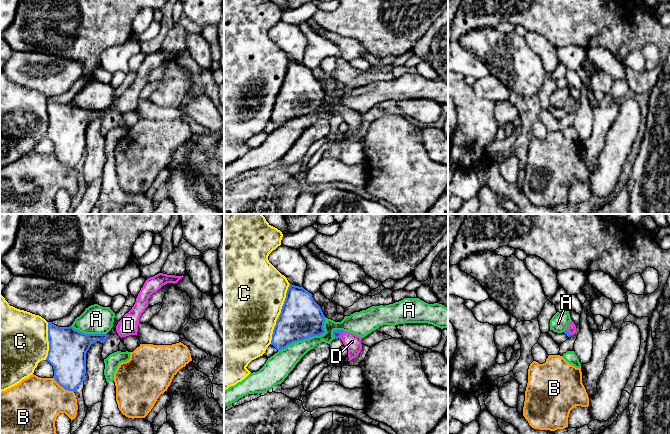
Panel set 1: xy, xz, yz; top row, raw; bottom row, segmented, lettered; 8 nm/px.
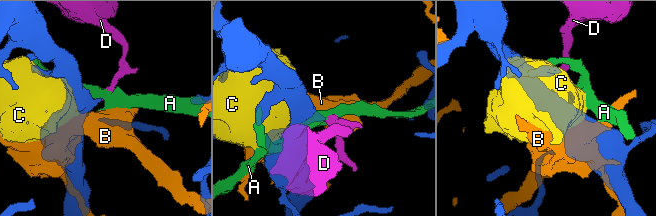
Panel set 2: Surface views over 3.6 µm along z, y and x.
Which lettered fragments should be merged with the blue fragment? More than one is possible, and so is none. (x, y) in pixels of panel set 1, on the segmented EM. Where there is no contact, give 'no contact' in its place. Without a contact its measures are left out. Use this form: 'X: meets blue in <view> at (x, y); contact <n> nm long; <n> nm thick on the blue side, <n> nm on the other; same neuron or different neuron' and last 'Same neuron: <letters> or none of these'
A: meets blue in xz at (308, 337); contact 480 nm long; 340 nm thick on the blue side, 170 nm on the other; different neuron
B: meets blue in xy at (63, 387); contact 200 nm long; 280 nm thick on the blue side, 400 nm on the other; different neuron
C: meets blue in xz at (280, 314); contact 500 nm long; 340 nm thick on the blue side, 480 nm on the other; different neuron
D: meets blue in xz at (341, 334); contact 80 nm long; 60 nm thick on the blue side, 130 nm on the other; same neuron
Same neuron: D

